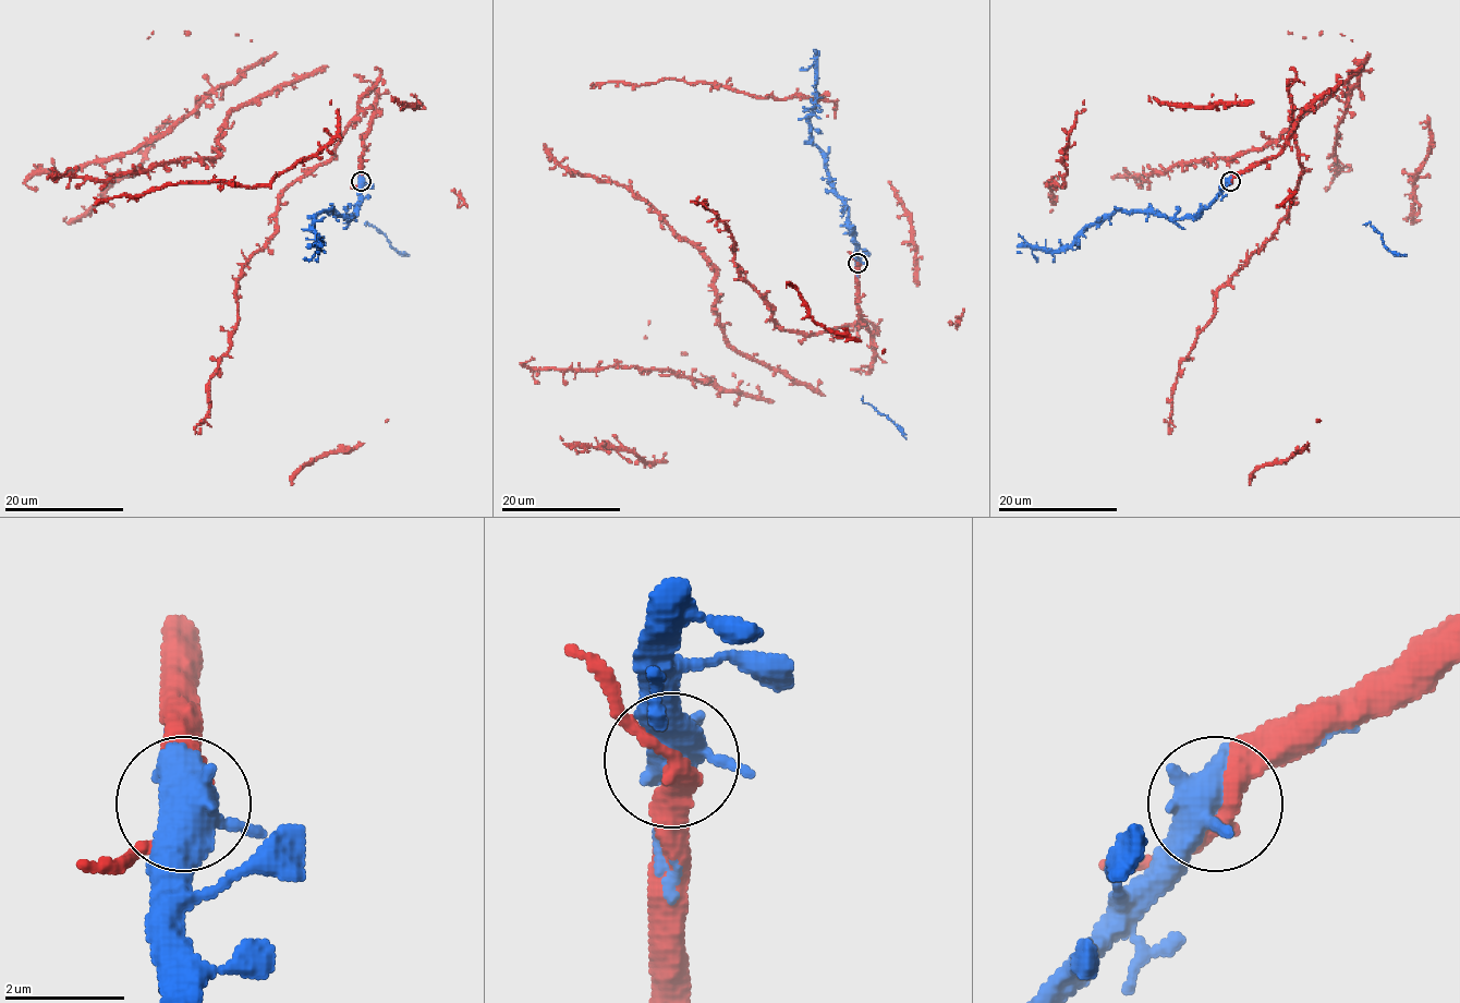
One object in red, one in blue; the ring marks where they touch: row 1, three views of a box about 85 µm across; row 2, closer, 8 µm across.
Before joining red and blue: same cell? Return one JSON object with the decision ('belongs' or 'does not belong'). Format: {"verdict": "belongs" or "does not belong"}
{"verdict": "belongs"}

